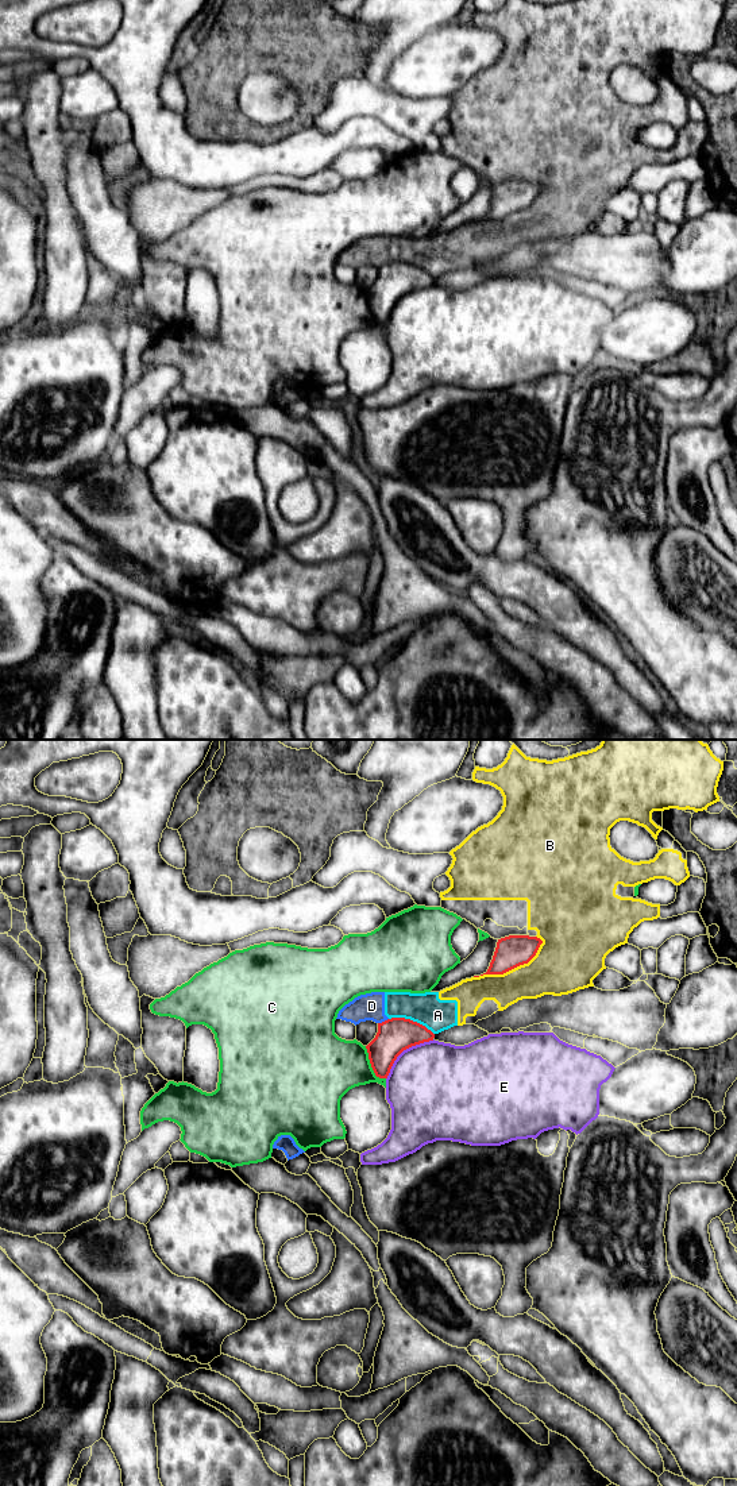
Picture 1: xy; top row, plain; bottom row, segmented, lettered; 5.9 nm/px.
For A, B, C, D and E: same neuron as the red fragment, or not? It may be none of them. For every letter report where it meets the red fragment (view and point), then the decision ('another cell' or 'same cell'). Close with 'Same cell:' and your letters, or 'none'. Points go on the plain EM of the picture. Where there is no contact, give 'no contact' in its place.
A: meets red in xy at (412, 265); another cell
B: meets red in xy at (510, 213); another cell
C: meets red in xy at (371, 309); another cell
D: meets red in xy at (382, 266); another cell
E: meets red in xy at (404, 293); another cell
Same cell: none

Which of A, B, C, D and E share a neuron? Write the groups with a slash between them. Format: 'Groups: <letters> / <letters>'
Groups: A B D / C / E

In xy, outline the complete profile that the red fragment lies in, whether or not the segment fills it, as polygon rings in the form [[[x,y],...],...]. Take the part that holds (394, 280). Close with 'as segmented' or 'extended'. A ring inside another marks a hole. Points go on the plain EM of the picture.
[[[391,262],[378,267],[375,282],[366,290],[375,320],[387,323],[394,305],[404,294],[433,282],[431,274],[410,263]]] | as segmented

